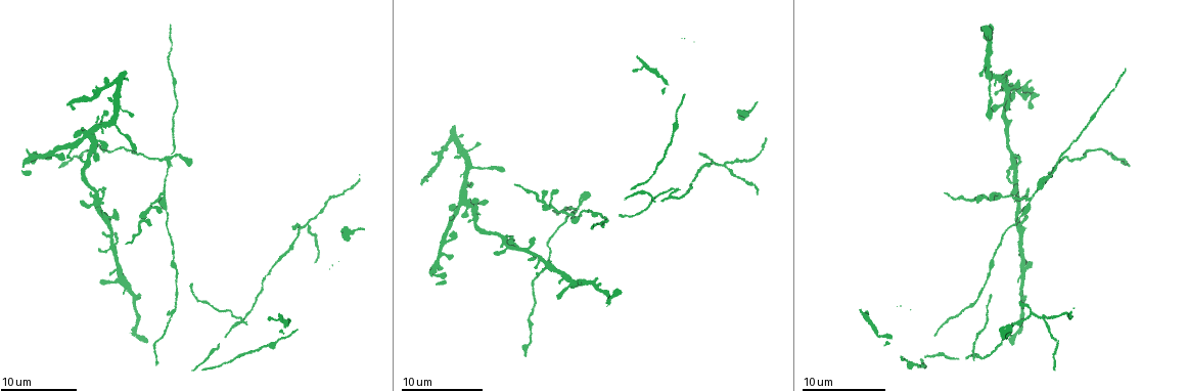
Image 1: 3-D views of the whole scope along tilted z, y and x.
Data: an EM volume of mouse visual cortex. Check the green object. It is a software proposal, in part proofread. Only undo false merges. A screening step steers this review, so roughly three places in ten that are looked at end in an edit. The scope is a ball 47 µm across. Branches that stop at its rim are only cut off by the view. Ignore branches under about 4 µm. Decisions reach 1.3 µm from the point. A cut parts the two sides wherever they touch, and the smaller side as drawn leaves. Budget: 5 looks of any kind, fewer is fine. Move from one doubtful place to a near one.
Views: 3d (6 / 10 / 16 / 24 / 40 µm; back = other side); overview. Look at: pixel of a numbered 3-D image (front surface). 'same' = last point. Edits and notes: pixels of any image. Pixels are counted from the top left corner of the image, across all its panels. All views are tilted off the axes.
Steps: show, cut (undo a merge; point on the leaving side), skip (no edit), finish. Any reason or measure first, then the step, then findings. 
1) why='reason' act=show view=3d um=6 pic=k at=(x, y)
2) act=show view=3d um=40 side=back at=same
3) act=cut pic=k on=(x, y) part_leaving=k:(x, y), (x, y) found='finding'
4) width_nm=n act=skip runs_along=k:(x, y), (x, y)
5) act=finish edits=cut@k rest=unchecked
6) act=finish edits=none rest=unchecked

act=show view=3d um=10 pic=1 at=(1027, 200)

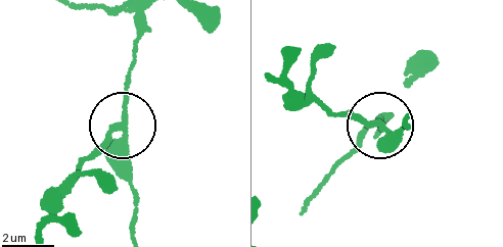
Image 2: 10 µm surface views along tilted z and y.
act=show view=3d um=6 pic=2 at=(120, 123)

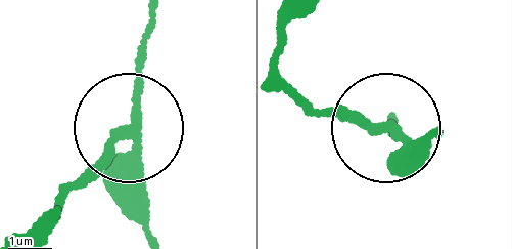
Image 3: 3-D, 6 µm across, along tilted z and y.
arms=3 act=cut pic=3 on=(104, 162) part_leaving=3:(131, 118), (62, 192), (40, 239) found='a second neuron is stuck on'

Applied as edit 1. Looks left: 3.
act=show view=overview

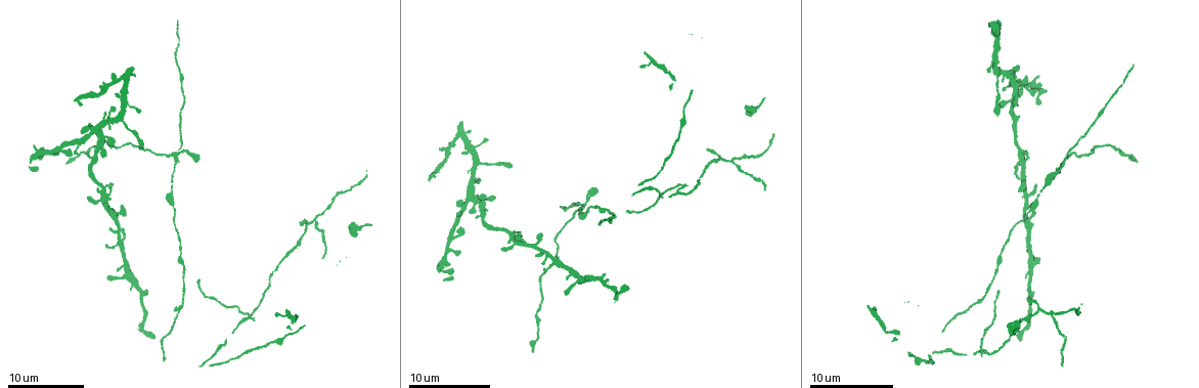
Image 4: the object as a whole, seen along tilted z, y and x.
why='small branch off a trunk' act=show view=3d um=16 pic=4 at=(122, 120)

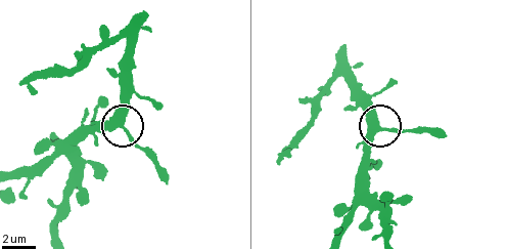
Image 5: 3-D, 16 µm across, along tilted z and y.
act=cut pic=5 on=(145, 148) part_leaving=5:(127, 133), (166, 181) found='two neurons meet here'

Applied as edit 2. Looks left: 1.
why='four-way junction' act=show view=3d um=10 pic=4 at=(112, 216)

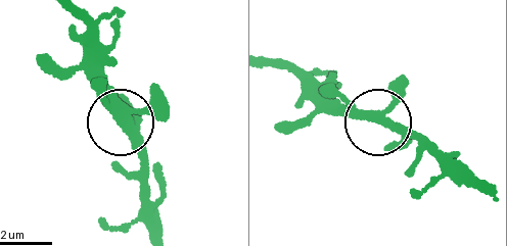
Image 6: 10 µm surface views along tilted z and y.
arms=4 act=skip found='continuous, no second neuron'

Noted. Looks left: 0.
act=finish edits=cut@3,cut@5 rest=unchecked

